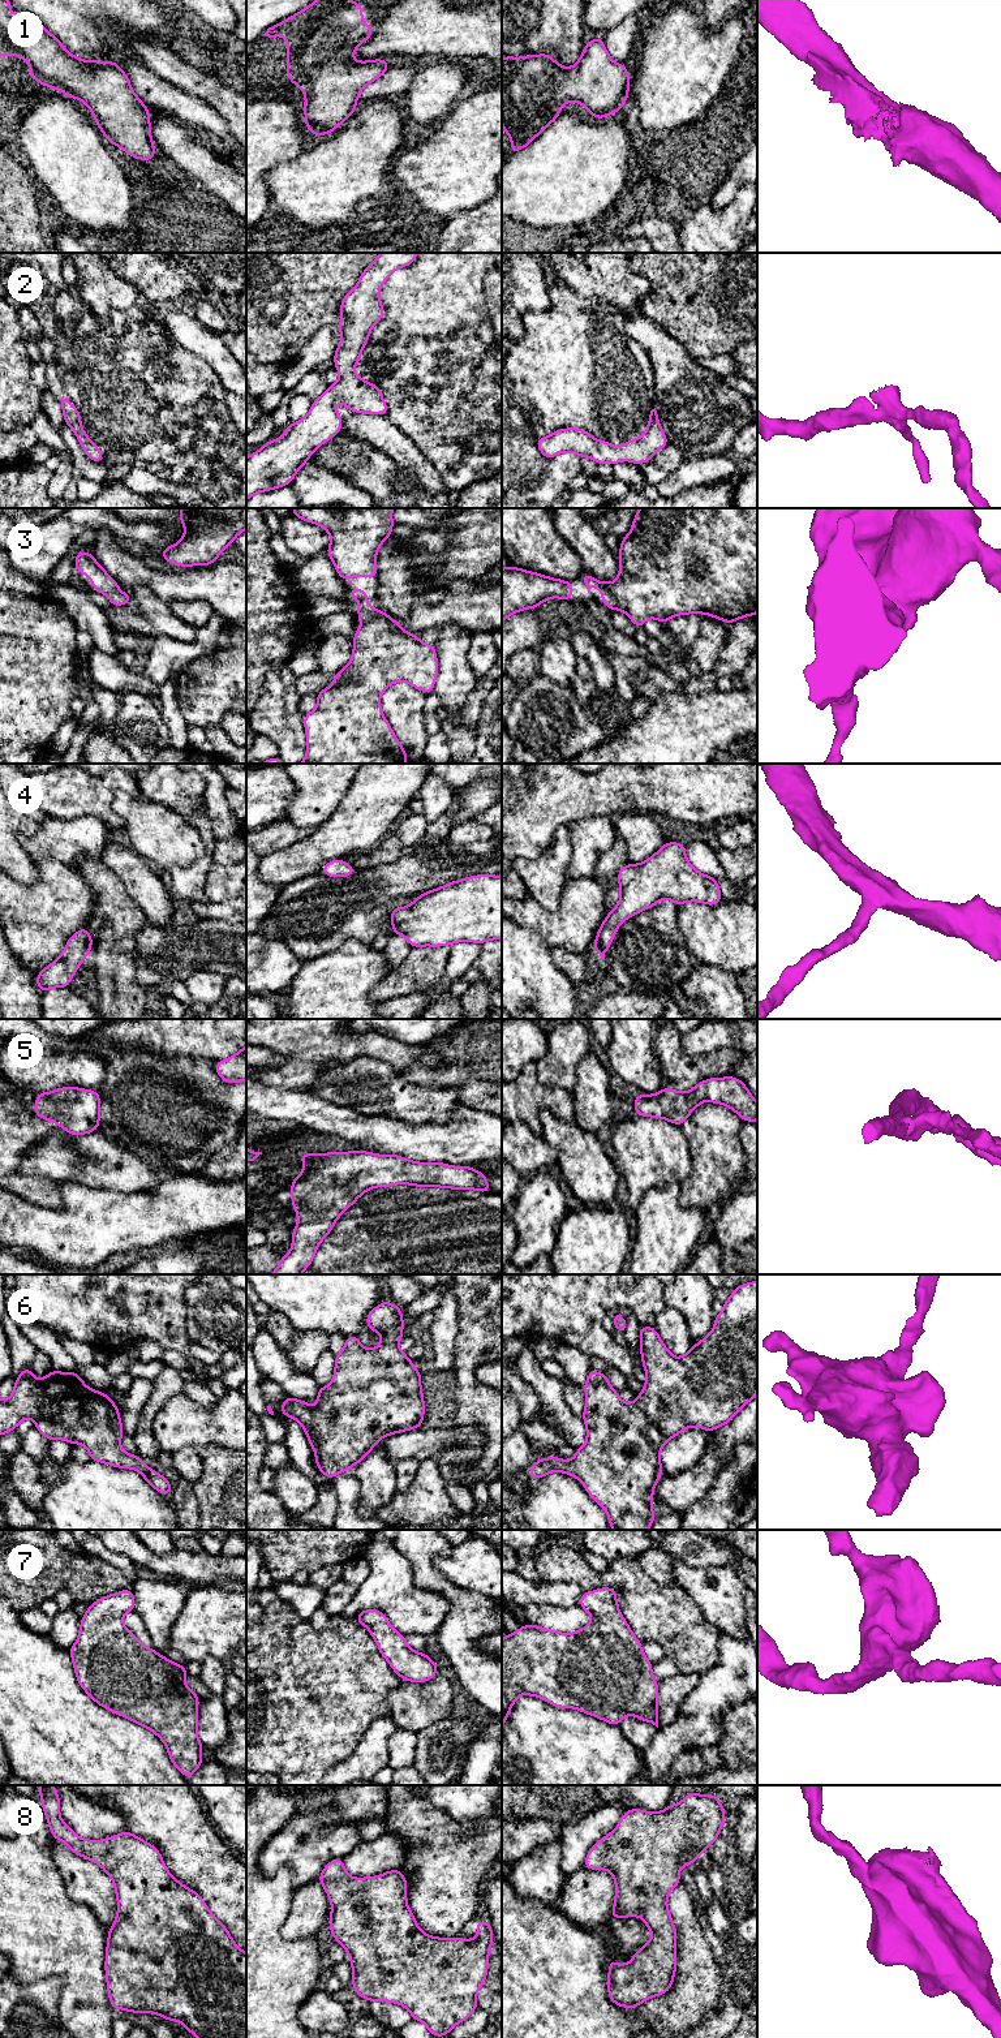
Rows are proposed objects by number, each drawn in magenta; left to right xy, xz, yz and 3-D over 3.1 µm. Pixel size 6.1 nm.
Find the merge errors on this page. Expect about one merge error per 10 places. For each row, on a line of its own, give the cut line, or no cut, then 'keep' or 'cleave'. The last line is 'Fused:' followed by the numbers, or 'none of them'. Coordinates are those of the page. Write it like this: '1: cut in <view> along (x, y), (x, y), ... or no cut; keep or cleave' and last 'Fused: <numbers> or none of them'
1: no cut; keep
2: no cut; keep
3: no cut; keep
4: no cut; keep
5: no cut; keep
6: no cut; keep
7: no cut; keep
8: no cut; keep
Fused: none of them

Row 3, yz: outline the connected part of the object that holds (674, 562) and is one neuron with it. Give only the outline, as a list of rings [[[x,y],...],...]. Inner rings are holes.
[[[640,508],[630,533],[620,539],[619,575],[614,582],[602,582],[583,572],[588,593],[597,586],[609,610],[628,615],[636,628],[648,618],[667,624],[670,618],[688,614],[710,615],[733,624],[757,612],[757,508]]]

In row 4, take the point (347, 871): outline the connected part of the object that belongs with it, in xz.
[[[336,859],[330,863],[326,863],[321,868],[321,873],[328,877],[349,877],[355,874],[356,868],[353,865],[348,865],[343,859]]]

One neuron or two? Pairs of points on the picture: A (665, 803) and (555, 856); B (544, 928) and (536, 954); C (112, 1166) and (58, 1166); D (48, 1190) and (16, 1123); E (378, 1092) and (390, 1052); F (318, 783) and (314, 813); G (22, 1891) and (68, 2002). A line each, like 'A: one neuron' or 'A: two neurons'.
A: two neurons
B: two neurons
C: one neuron
D: one neuron
E: two neurons
F: one neuron
G: one neuron

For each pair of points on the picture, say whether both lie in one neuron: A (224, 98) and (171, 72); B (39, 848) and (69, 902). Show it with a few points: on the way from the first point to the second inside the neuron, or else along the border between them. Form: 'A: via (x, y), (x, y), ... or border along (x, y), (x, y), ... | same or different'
A: via (211, 90), (200, 81), (193, 81), (184, 76) | same
B: border along (34, 858), (58, 860), (73, 868) | different

